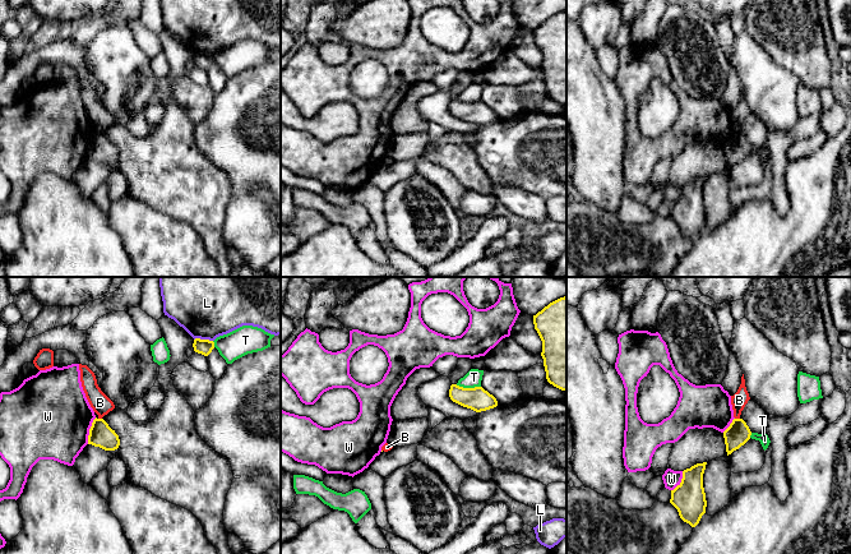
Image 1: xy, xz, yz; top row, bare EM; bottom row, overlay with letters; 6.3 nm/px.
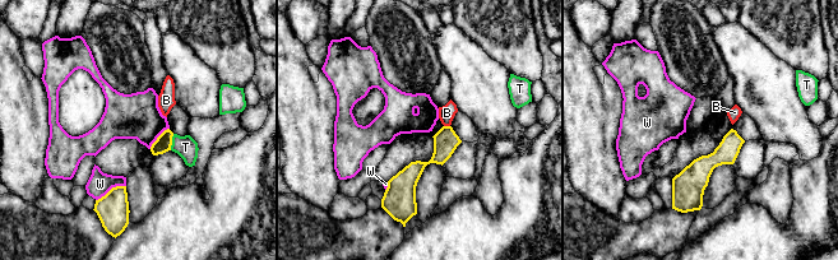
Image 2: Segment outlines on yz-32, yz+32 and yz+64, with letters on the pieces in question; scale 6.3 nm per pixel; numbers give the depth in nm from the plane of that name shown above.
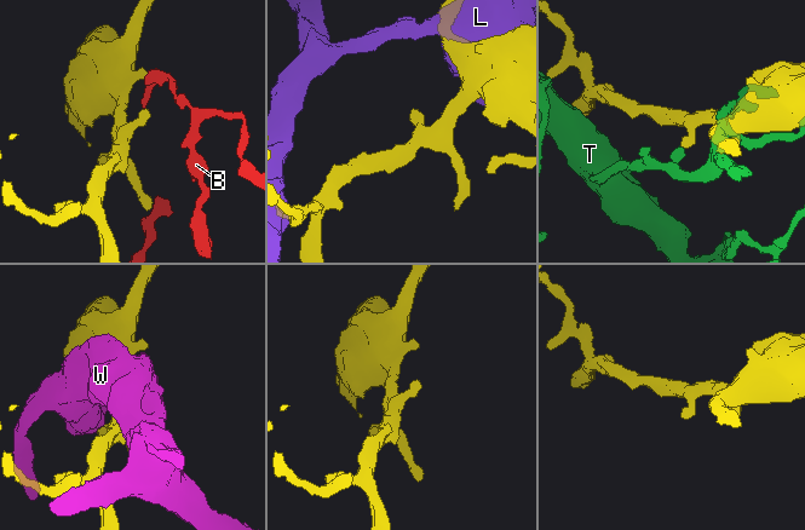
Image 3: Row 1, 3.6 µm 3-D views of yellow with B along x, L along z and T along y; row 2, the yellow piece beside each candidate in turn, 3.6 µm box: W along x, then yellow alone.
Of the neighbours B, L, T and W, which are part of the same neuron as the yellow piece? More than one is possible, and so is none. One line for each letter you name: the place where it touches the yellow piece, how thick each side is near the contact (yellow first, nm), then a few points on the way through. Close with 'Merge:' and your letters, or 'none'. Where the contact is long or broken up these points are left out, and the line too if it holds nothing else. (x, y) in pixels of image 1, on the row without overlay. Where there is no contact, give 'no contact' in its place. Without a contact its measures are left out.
Merge: none

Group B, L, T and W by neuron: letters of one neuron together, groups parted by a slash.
B / L / T / W

